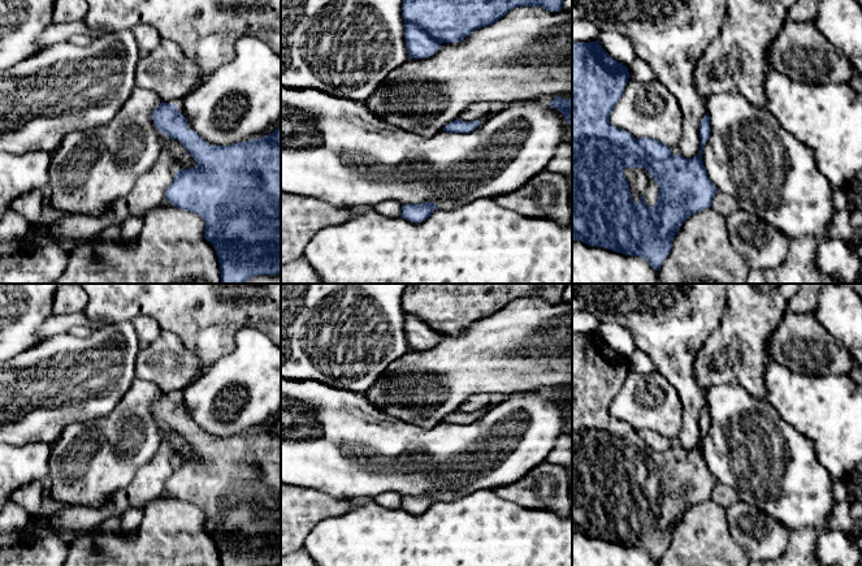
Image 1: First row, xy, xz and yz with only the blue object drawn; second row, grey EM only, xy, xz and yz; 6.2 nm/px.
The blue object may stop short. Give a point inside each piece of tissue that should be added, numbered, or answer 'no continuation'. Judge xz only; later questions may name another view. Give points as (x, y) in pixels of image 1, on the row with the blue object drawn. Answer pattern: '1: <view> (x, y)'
no continuation

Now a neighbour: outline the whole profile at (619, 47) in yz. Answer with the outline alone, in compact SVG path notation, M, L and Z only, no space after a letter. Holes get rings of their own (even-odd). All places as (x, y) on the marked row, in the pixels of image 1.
M615 31L599 33L598 42L602 48L618 62L627 68L637 60L637 55L631 40Z

